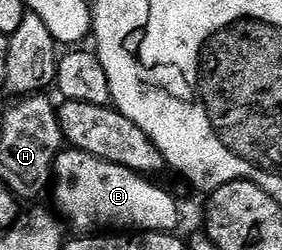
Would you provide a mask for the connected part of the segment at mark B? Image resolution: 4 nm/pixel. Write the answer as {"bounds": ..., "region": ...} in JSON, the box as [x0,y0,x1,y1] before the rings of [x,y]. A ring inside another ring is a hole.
{"bounds":[53,148,179,232],"region":[[[74,148],[64,149],[55,157],[53,194],[62,219],[72,222],[79,232],[175,232],[179,226],[179,206],[167,190],[154,186],[150,177],[134,174],[121,164],[101,160]]]}

